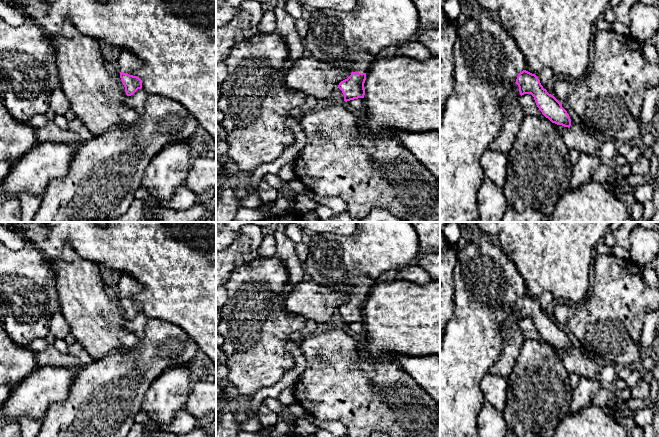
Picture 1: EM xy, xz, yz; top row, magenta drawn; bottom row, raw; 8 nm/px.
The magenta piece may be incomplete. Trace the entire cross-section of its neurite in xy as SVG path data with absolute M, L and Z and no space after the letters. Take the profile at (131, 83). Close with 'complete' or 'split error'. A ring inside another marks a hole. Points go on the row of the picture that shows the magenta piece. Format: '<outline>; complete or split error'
M121 50L118 58L120 78L125 87L126 95L131 96L142 88L142 80L137 76L133 76L132 73L140 69L143 66L143 62L128 50Z; split error

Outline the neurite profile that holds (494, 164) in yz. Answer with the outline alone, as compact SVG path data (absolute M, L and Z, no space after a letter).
M486 149L480 157L480 164L485 177L502 189L507 175L507 155L501 152Z

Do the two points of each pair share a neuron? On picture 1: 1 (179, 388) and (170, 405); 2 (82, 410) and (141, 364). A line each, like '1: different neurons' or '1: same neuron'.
1: same neuron
2: same neuron

